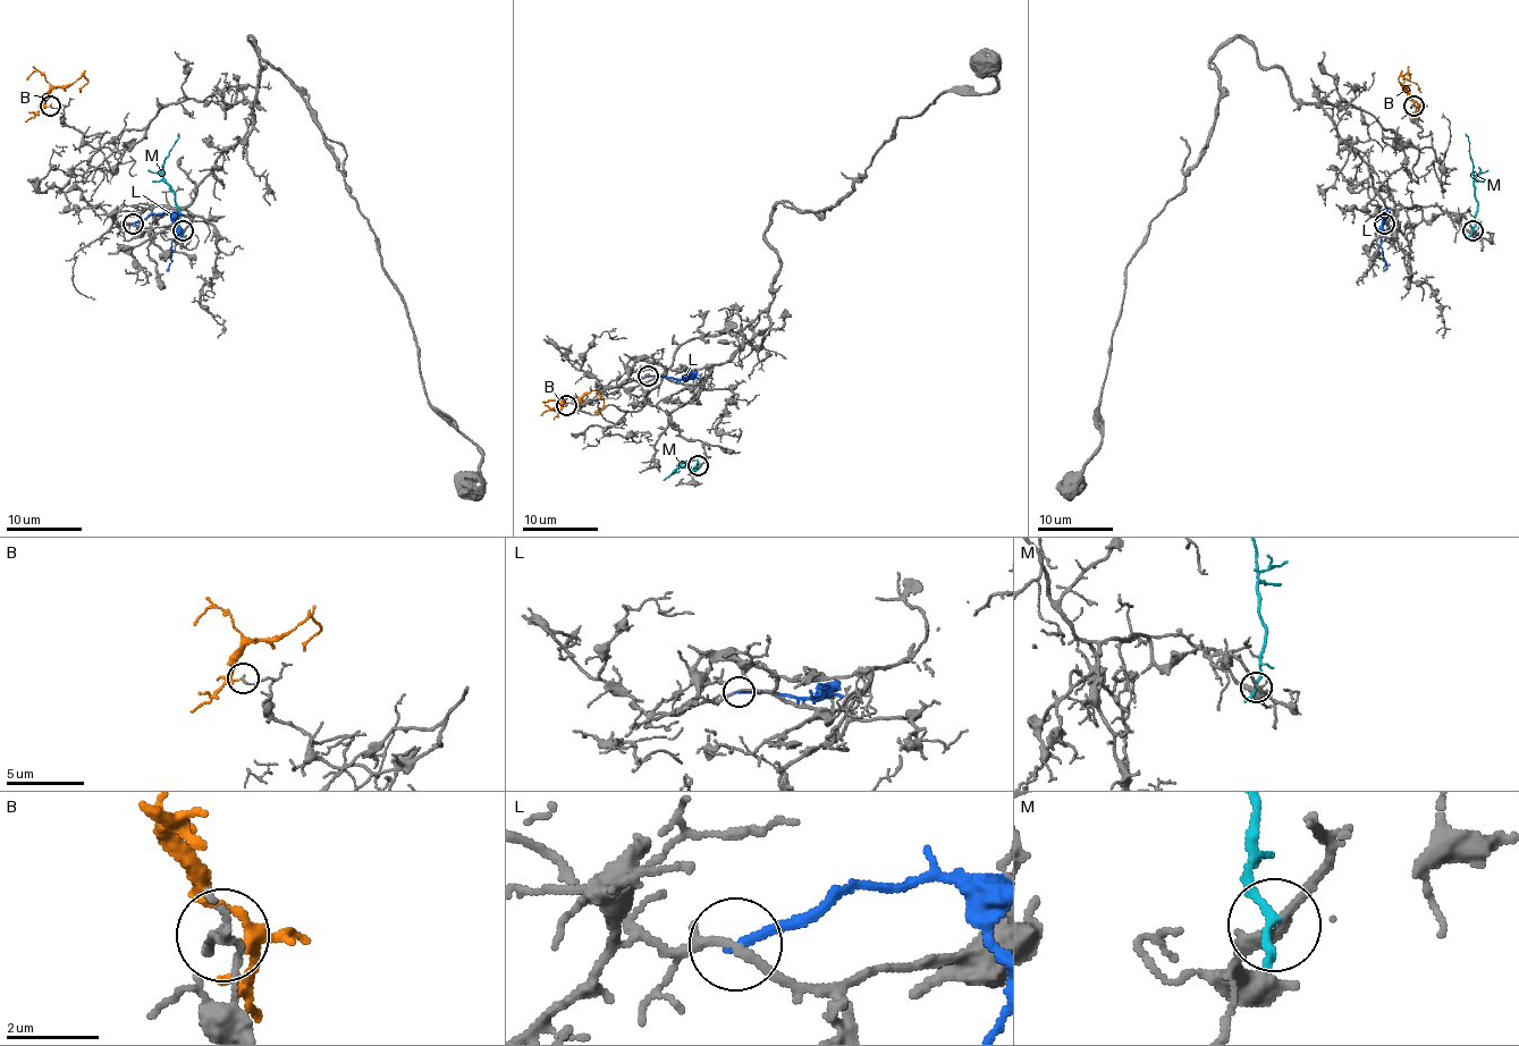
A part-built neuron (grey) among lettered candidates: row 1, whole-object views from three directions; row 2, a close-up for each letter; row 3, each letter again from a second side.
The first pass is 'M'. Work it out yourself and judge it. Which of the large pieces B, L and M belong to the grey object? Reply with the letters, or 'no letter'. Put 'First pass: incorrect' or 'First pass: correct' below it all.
no letter
First pass: incorrect

